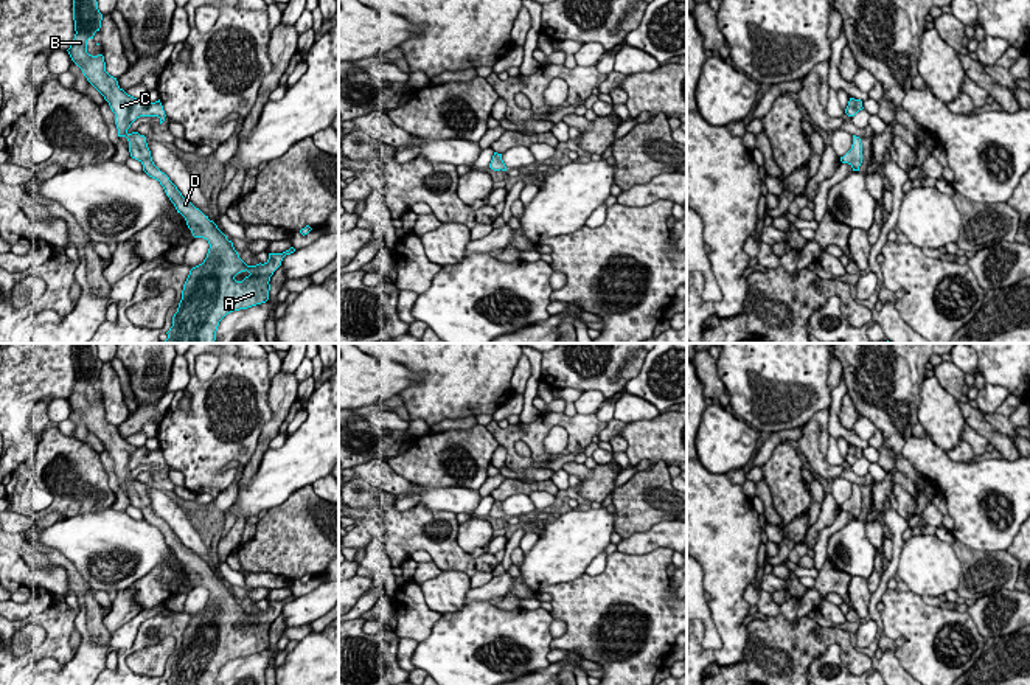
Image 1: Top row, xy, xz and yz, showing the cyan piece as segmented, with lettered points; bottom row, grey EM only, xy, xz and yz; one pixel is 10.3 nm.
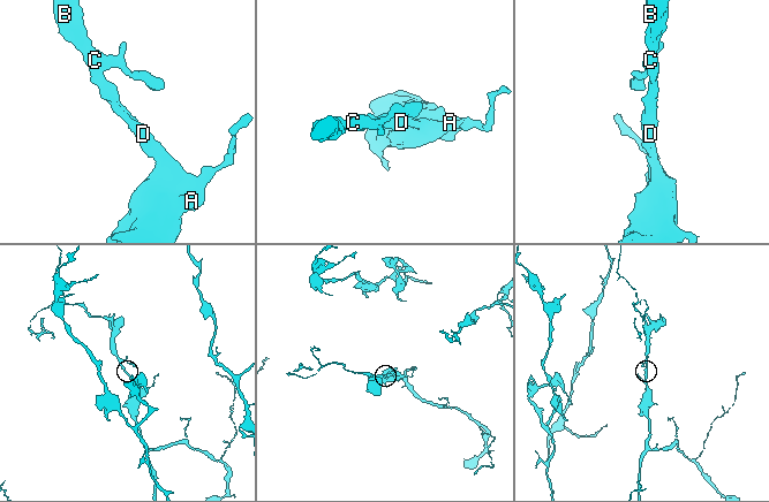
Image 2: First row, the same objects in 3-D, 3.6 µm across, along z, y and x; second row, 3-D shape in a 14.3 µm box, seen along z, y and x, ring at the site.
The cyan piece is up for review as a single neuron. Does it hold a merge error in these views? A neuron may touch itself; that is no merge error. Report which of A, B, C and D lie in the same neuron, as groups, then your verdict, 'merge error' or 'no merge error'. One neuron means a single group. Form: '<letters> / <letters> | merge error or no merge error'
A B C D | no merge error

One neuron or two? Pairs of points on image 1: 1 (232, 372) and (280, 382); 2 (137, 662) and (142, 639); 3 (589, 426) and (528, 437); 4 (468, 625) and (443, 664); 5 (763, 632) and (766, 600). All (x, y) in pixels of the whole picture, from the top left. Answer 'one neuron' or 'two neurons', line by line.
1: two neurons
2: two neurons
3: one neuron
4: one neuron
5: two neurons

